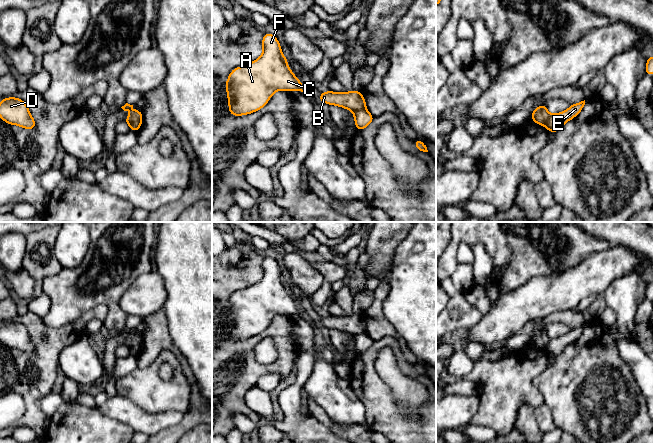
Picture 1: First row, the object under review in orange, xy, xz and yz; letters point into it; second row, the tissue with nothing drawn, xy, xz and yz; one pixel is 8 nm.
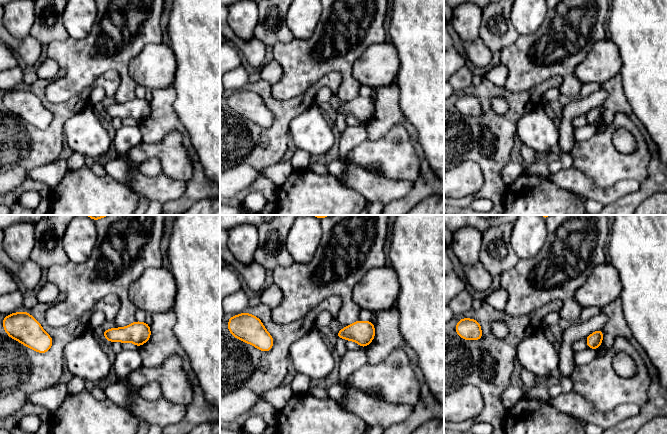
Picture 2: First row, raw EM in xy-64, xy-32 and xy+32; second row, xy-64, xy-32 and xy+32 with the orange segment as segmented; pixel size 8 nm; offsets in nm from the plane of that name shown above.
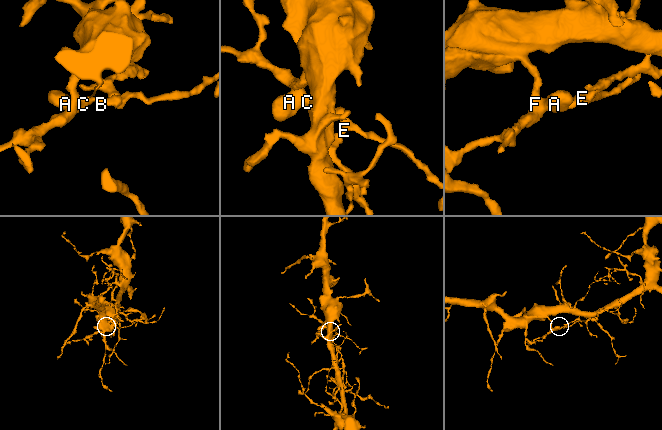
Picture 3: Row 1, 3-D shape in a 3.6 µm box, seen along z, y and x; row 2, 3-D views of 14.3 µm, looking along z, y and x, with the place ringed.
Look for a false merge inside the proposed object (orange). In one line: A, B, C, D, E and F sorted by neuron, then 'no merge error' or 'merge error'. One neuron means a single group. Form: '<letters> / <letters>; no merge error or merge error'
A B C D F / E; merge error

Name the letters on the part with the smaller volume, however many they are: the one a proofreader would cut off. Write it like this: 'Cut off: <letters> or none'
Cut off: E

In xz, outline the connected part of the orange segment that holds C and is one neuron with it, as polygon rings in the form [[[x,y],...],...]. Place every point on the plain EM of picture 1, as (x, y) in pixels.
[[[265,257],[262,269],[263,277],[257,284],[236,291],[229,298],[225,311],[233,340],[258,335],[277,314],[307,316],[290,294],[277,262]]]

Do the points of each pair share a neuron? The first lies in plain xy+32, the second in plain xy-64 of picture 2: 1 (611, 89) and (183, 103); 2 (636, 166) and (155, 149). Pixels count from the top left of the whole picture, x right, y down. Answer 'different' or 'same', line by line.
1: different
2: same

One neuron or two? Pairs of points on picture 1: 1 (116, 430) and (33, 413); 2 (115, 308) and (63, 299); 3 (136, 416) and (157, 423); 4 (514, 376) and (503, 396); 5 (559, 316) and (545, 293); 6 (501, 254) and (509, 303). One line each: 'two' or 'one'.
1: two
2: one
3: one
4: one
5: two
6: two

